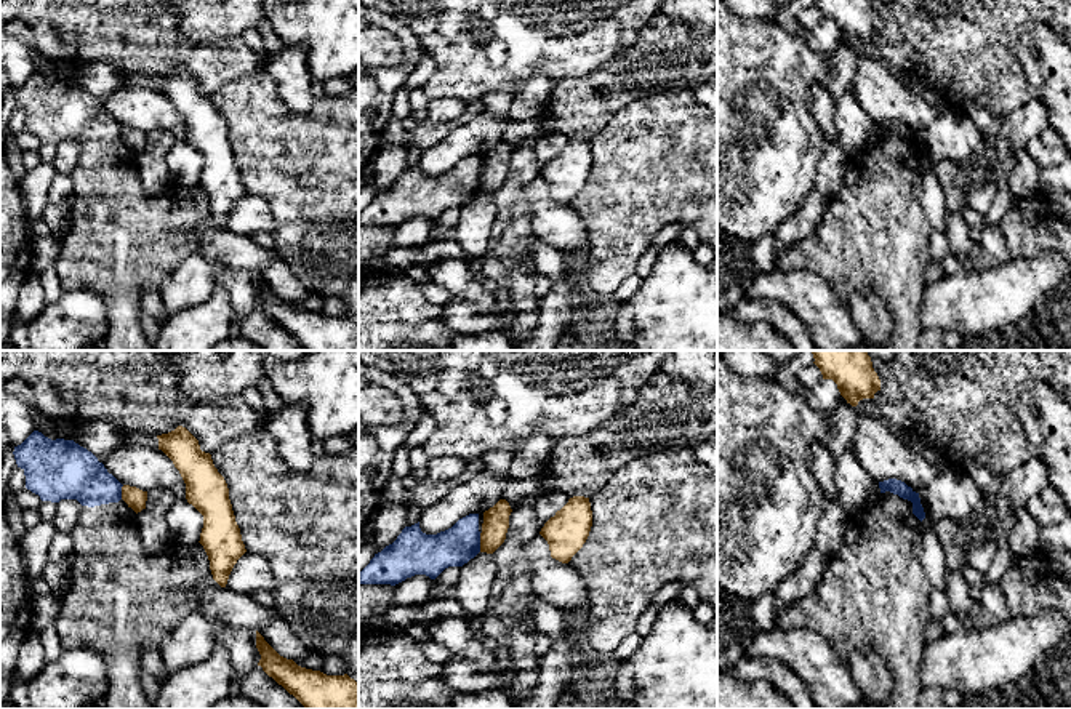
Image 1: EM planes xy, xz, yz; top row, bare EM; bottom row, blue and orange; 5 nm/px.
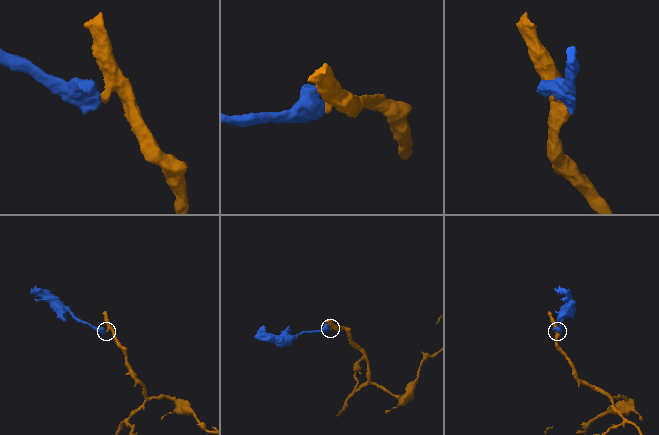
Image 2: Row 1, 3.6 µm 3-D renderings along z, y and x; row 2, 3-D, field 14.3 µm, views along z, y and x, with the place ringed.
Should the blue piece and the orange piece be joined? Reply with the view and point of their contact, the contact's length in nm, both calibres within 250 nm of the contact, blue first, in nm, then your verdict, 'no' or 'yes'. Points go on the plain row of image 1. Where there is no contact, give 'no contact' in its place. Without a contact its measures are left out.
xz (479, 184) | 100 nm | 200/130 nm | no

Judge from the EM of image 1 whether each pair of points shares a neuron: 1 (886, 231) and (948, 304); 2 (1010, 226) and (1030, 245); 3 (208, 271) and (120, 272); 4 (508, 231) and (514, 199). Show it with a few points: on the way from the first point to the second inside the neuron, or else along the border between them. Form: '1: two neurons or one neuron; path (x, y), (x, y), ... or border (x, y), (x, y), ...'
1: two neurons; border (926, 284), (919, 320)
2: one neuron; path (1015, 231), (1025, 240)
3: two neurons; border (194, 252), (167, 277), (159, 290)
4: one neuron; path (514, 223), (514, 207)

